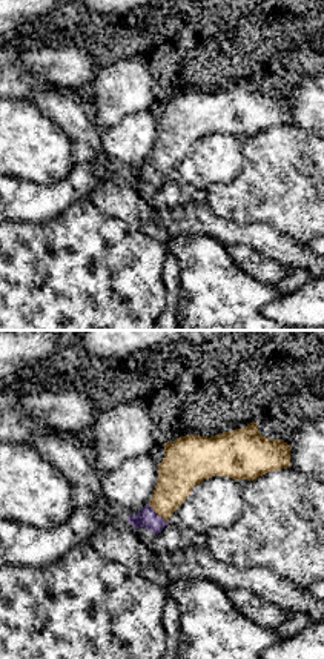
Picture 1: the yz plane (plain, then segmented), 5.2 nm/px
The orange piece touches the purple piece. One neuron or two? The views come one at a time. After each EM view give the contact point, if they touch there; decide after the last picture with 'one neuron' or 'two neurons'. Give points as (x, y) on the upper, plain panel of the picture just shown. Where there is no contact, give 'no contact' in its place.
contact (157, 169)

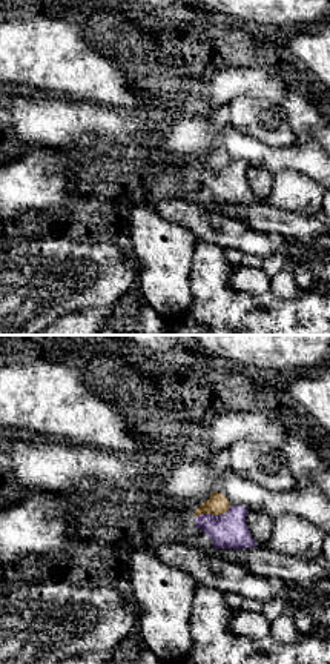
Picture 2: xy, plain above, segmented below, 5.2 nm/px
contact (212, 169)

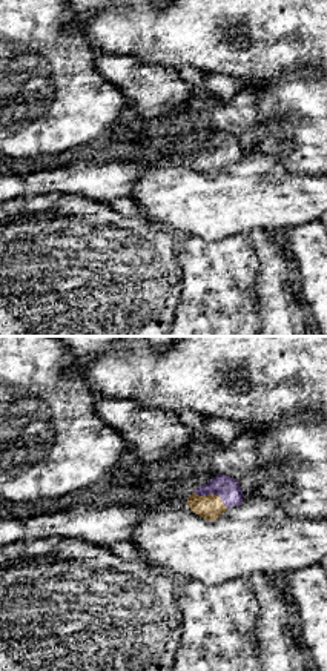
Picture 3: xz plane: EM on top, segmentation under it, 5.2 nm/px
contact (212, 151)

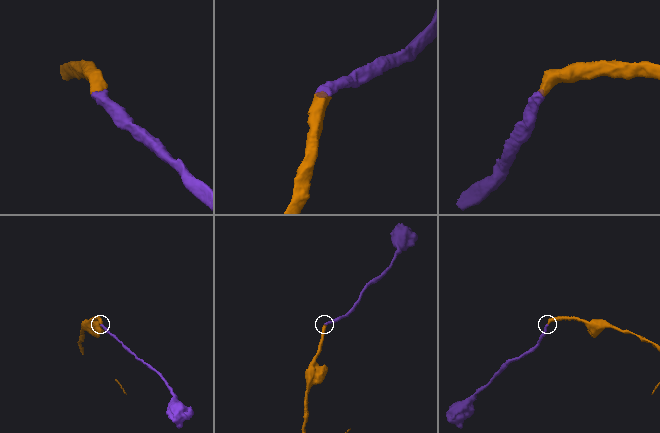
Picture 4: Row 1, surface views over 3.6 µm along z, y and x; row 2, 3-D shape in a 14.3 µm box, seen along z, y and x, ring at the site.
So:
one neuron

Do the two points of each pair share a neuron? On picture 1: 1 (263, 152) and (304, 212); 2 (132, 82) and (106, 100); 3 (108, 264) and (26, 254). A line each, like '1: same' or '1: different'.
1: same
2: same
3: same

